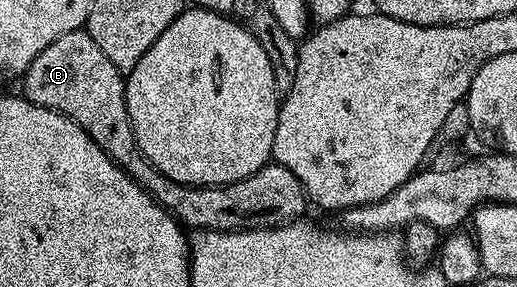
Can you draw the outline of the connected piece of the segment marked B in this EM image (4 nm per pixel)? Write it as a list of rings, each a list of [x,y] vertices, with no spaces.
[[[84,28],[71,31],[67,35],[59,35],[59,39],[51,43],[51,47],[39,51],[39,55],[35,55],[32,63],[25,68],[23,80],[23,95],[27,100],[35,102],[39,107],[56,109],[63,116],[71,118],[76,125],[83,127],[83,131],[91,135],[93,142],[111,160],[122,166],[178,223],[190,230],[218,229],[224,233],[232,233],[234,229],[263,229],[274,225],[287,225],[304,214],[301,213],[305,205],[307,206],[304,187],[299,183],[299,179],[295,179],[295,175],[291,175],[291,171],[287,171],[287,167],[276,163],[265,165],[247,179],[239,179],[226,185],[184,185],[175,179],[167,179],[167,175],[163,175],[146,157],[141,156],[137,147],[131,119],[127,115],[125,77],[122,70],[117,69],[115,63],[111,63],[111,59],[103,55],[103,51],[99,51],[99,43],[95,43],[95,39],[91,39],[91,35]]]

